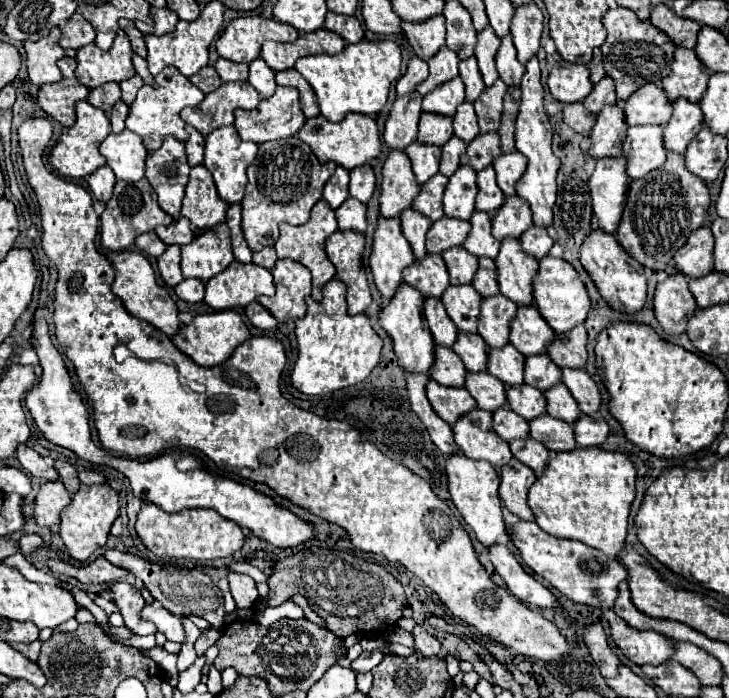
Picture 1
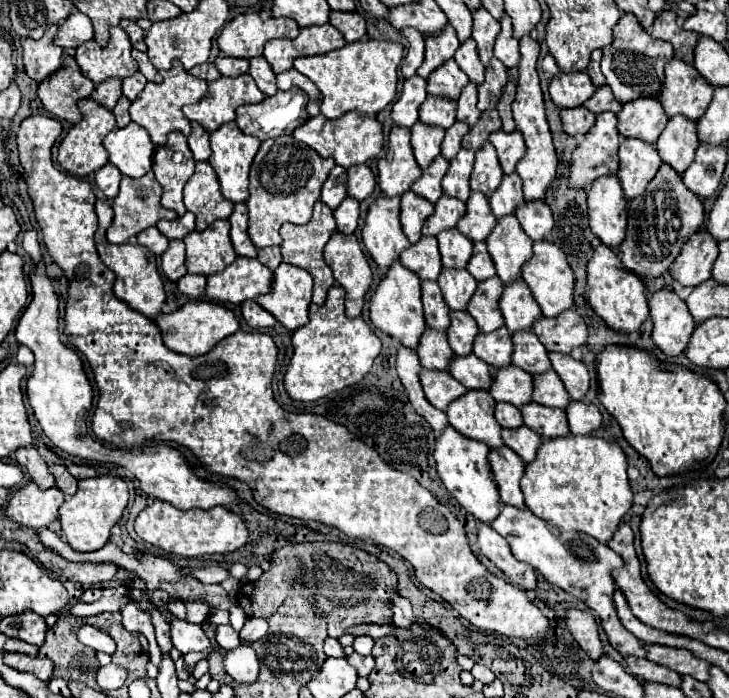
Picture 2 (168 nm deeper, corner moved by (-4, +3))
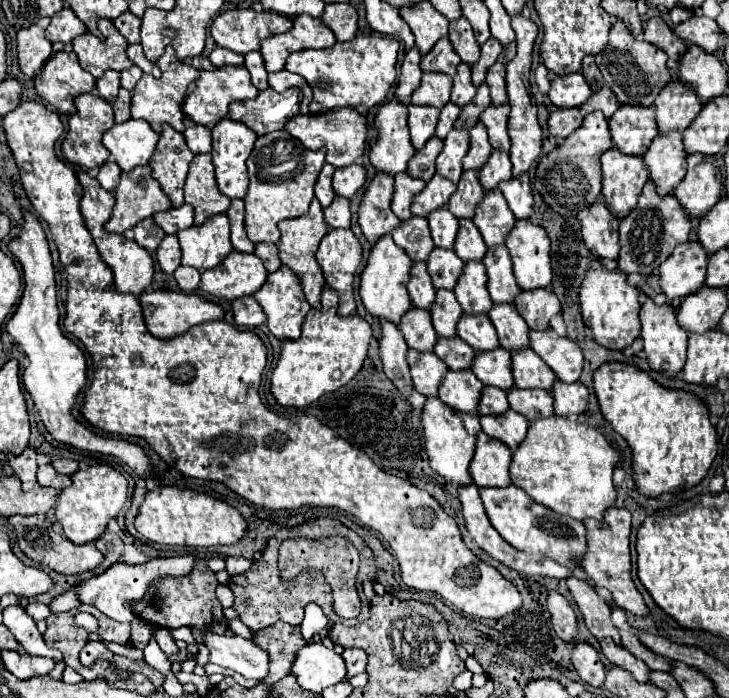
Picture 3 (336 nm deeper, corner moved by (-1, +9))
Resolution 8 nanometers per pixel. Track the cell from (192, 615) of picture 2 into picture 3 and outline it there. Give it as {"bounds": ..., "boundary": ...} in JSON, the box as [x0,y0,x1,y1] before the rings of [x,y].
{"bounds":[135,559,227,645],"boundary":[[[197,559],[195,567],[191,569],[189,575],[183,577],[165,577],[155,583],[151,583],[151,589],[147,589],[147,595],[135,603],[135,615],[145,619],[151,625],[165,627],[165,629],[177,629],[187,625],[193,633],[195,643],[203,645],[203,631],[213,631],[217,635],[223,635],[227,631],[227,621],[223,617],[223,607],[213,607],[219,605],[215,597],[215,587],[219,585],[217,577],[213,571],[207,567],[205,559]]]}

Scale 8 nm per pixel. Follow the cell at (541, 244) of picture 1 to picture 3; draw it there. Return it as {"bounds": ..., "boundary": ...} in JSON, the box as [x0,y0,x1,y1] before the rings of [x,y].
{"bounds":[499,173,533,219],"boundary":[[[527,173],[519,177],[511,177],[507,183],[501,183],[499,189],[503,191],[509,209],[517,219],[529,219],[533,213],[533,195]]]}

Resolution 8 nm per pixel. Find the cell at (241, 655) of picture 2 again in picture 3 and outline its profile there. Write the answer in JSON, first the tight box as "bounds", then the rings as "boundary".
{"bounds":[205,631,269,679],"boundary":[[[207,631],[205,645],[211,651],[211,663],[229,667],[249,679],[263,679],[269,675],[269,655],[253,641],[247,641],[239,635],[213,635]]]}

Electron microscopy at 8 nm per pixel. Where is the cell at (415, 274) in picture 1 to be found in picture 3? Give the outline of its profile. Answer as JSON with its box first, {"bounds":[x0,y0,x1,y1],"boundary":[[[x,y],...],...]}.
{"bounds":[391,215,435,261],"boundary":[[[411,215],[411,219],[407,221],[401,221],[399,227],[391,231],[391,237],[401,249],[405,249],[405,253],[413,261],[425,261],[435,247],[427,219],[417,215]]]}

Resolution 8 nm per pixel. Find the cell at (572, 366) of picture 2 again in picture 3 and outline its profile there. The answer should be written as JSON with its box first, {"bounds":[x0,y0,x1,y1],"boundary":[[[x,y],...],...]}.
{"bounds":[529,329,583,383],"boundary":[[[553,329],[529,331],[529,347],[549,365],[557,379],[575,383],[581,375],[583,353],[579,345],[567,337],[557,335]]]}

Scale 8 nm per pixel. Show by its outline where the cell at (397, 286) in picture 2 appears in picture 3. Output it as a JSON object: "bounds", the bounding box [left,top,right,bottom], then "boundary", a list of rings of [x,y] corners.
{"bounds":[359,235,411,325],"boundary":[[[389,235],[381,237],[369,253],[367,265],[361,273],[361,283],[359,283],[359,295],[365,305],[365,309],[379,319],[387,319],[395,325],[399,325],[401,317],[409,311],[411,307],[411,297],[407,293],[407,281],[409,281],[409,271],[411,271],[411,259],[407,253],[393,243]]]}

